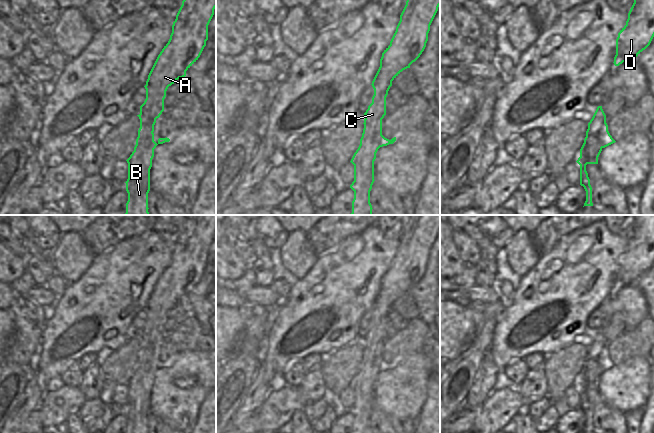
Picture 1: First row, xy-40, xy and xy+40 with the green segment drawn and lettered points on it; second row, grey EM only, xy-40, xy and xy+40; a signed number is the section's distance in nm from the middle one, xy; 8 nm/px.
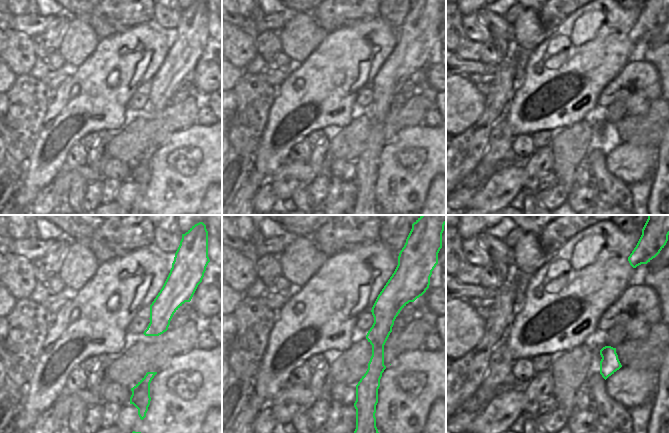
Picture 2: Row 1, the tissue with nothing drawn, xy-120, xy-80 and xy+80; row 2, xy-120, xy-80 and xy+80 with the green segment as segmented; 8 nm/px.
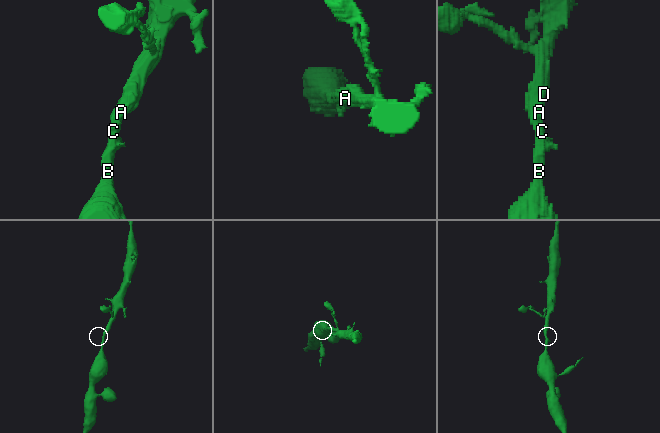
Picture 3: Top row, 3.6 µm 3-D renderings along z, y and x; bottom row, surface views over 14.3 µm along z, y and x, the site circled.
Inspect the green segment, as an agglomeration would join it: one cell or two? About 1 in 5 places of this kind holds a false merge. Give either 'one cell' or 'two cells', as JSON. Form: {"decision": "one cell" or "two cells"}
{"decision": "one cell"}

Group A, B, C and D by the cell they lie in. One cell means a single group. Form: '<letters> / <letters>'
A B C D

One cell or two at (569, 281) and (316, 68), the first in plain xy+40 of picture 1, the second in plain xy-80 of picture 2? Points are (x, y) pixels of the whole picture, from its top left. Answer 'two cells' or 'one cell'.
one cell

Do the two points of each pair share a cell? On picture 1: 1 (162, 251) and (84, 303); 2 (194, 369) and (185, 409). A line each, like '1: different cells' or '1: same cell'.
1: same cell
2: same cell

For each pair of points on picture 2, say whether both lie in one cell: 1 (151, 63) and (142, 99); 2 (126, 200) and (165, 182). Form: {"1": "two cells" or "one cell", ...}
{"1": "two cells", "2": "one cell"}

